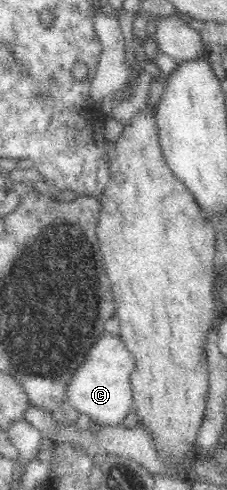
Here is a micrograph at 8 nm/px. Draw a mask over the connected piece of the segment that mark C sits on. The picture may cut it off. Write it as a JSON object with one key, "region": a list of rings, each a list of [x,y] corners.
{"region":[[[104,333],[100,343],[92,346],[82,365],[74,372],[65,391],[65,399],[78,412],[88,416],[101,427],[123,424],[133,413],[134,390],[131,384],[131,373],[134,360],[127,346],[119,337]]]}

